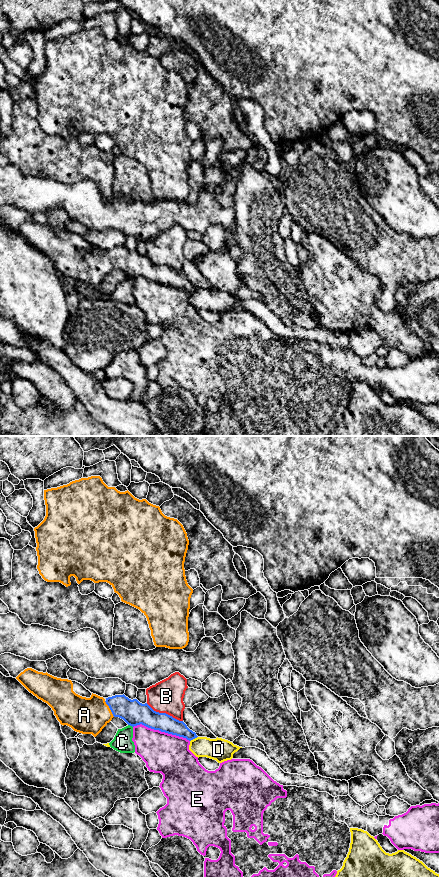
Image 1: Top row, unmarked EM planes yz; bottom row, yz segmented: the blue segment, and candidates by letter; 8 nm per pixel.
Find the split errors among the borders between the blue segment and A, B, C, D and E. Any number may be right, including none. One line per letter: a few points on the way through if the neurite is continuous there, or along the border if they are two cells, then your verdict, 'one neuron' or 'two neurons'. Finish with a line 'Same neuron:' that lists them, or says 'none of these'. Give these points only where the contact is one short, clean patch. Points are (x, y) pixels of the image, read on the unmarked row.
A: runs through yz (134, 265), (127, 261), (110, 261), (84, 267); one neuron
B: border along yz (146, 255), (154, 262), (165, 264), (182, 273); two neurons
C: border along yz (128, 276), (132, 279); two neurons
D: two neurons
E: two neurons
Same neuron: A

